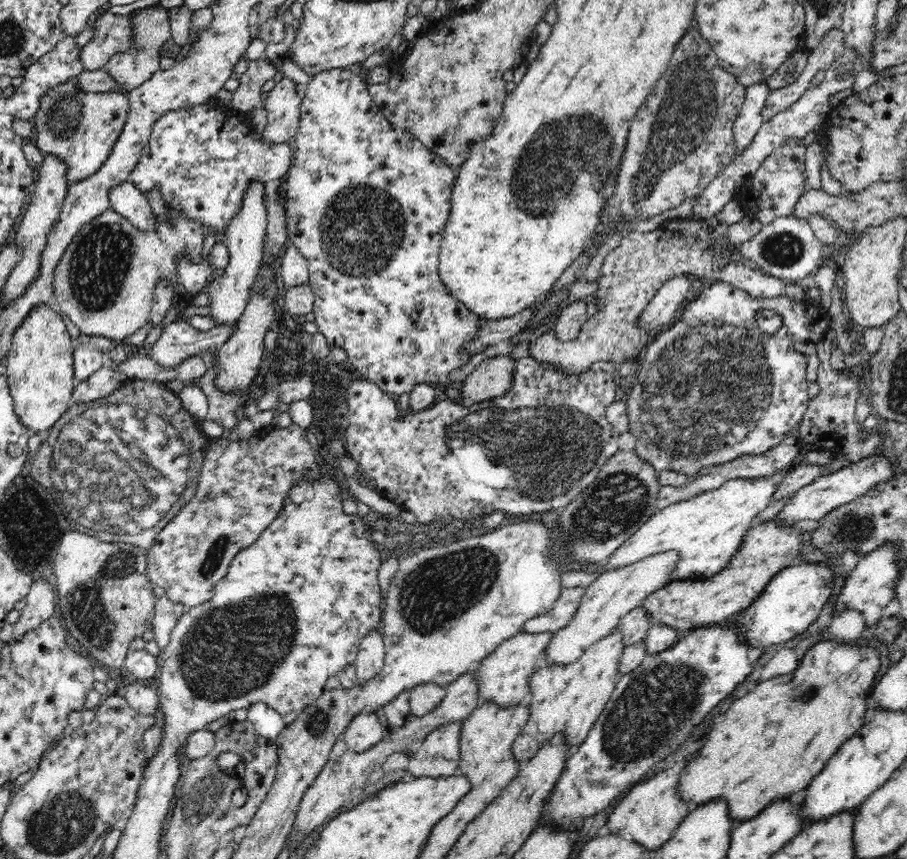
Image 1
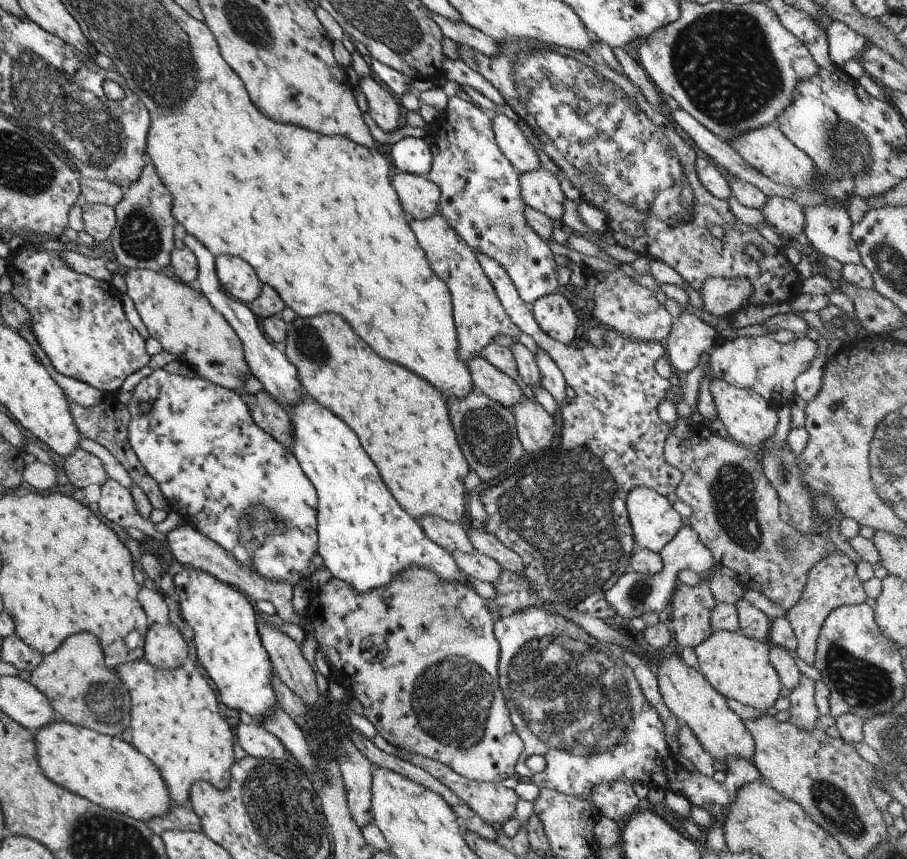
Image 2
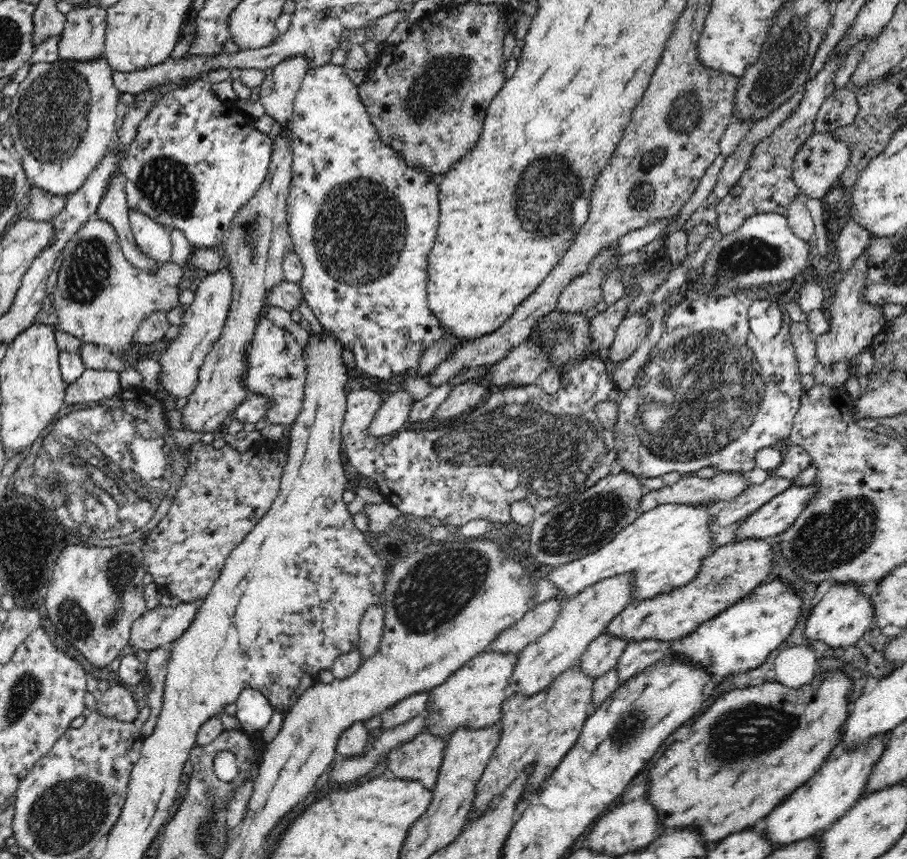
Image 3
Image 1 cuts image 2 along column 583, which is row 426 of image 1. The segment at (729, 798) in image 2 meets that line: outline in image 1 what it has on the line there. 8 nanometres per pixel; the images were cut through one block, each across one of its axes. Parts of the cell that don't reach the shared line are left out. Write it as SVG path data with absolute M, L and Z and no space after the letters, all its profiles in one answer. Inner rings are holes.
M714 281L710 287L703 290L692 302L688 303L680 316L680 320L674 323L668 331L660 333L651 339L651 343L645 348L641 357L637 360L637 374L635 381L628 391L626 404L628 415L630 415L630 430L632 435L636 436L635 450L637 455L644 462L657 470L678 471L687 474L692 479L704 467L712 468L722 465L730 460L741 457L742 454L764 454L766 450L774 448L780 444L780 440L786 434L796 431L806 409L808 408L810 398L808 397L808 377L806 377L806 368L808 368L808 355L795 348L794 340L817 344L825 339L825 334L830 328L830 312L824 309L821 303L814 303L806 298L794 299L790 295L780 295L776 298L752 298L747 292L736 288L728 281ZM762 310L771 310L780 318L781 323L775 333L768 333L760 327L756 316Z

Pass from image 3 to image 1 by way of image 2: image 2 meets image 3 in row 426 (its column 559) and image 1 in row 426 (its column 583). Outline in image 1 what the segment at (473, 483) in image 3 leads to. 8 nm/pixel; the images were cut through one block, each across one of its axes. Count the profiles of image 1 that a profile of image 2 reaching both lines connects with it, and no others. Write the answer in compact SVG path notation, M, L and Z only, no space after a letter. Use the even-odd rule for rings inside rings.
M526 355L518 360L514 372L514 382L511 391L499 397L473 404L457 401L455 398L446 398L435 403L432 407L423 411L400 411L398 403L394 401L393 395L384 392L372 381L353 381L346 390L346 404L348 404L347 418L348 426L341 431L339 436L345 444L345 453L358 463L358 470L365 476L370 476L376 484L375 491L383 498L392 500L396 505L408 512L414 512L421 524L432 522L437 518L448 518L444 514L452 514L452 518L476 518L486 516L496 510L504 510L510 514L534 514L534 512L550 511L552 509L562 510L571 504L588 486L596 479L602 470L606 460L614 456L620 446L618 440L621 435L610 424L606 418L606 408L619 398L620 392L617 383L617 364L608 361L593 362L585 371L578 374L568 374L558 365L546 361L538 361L532 355Z

